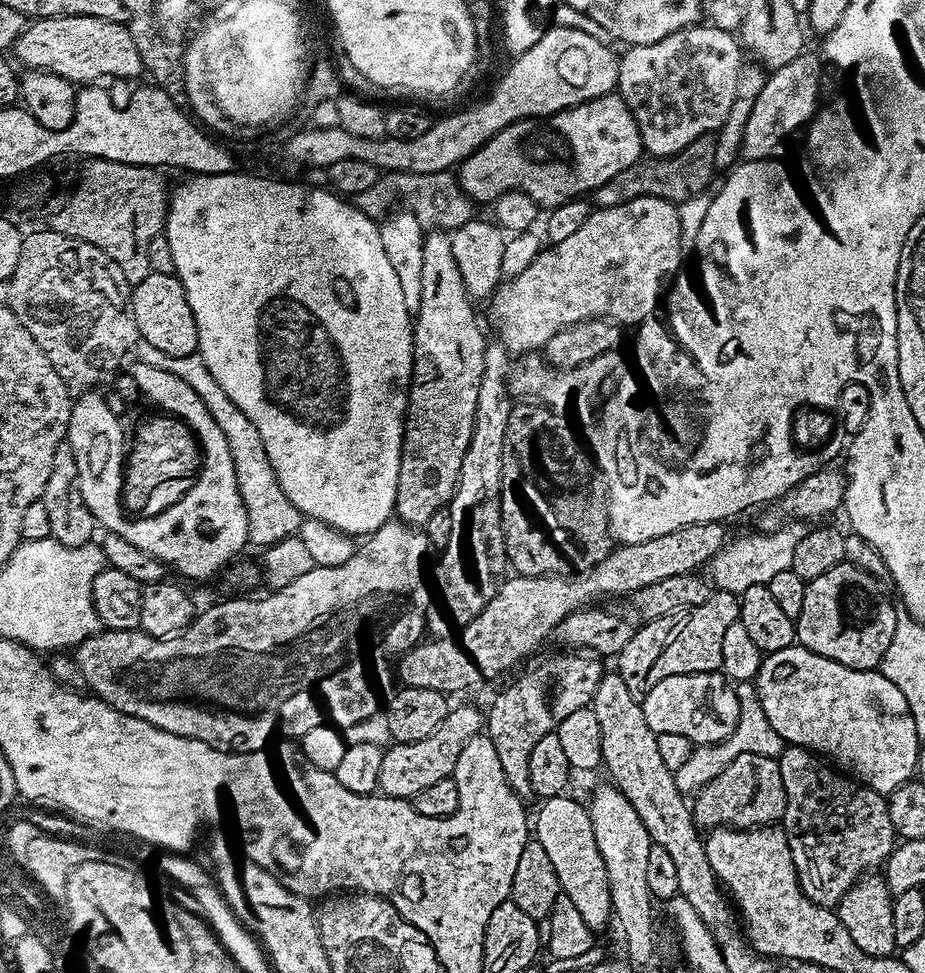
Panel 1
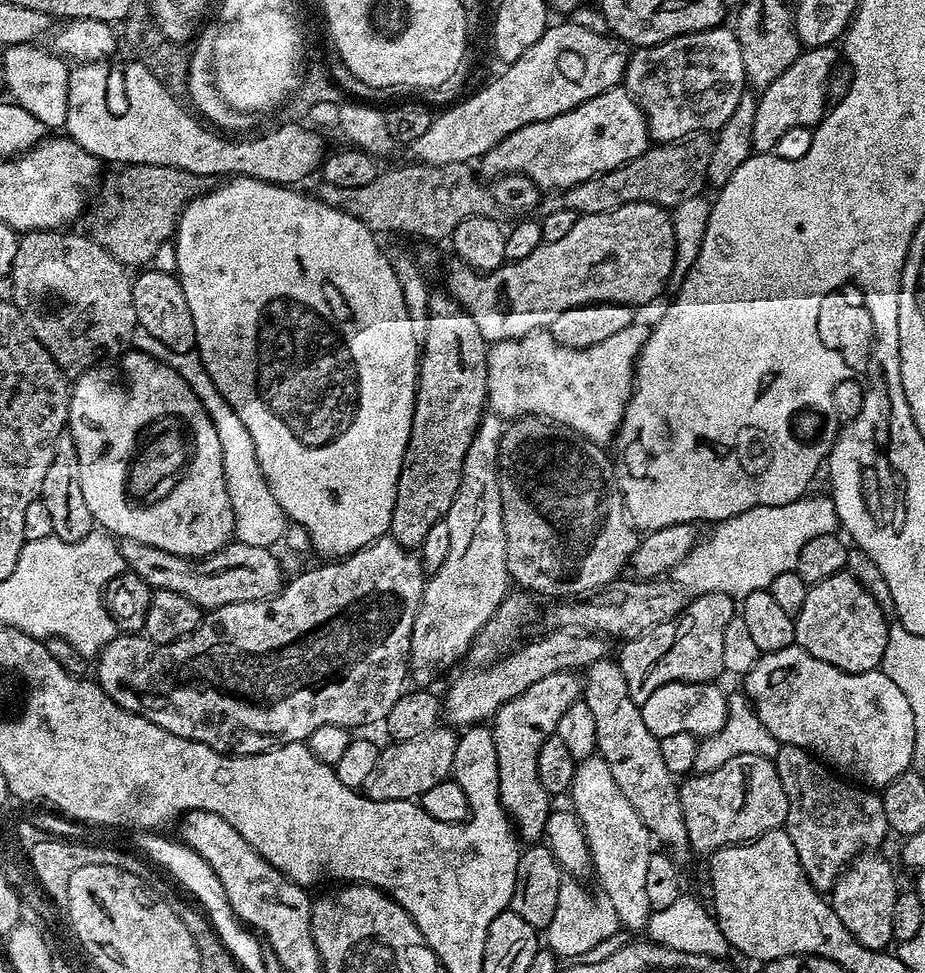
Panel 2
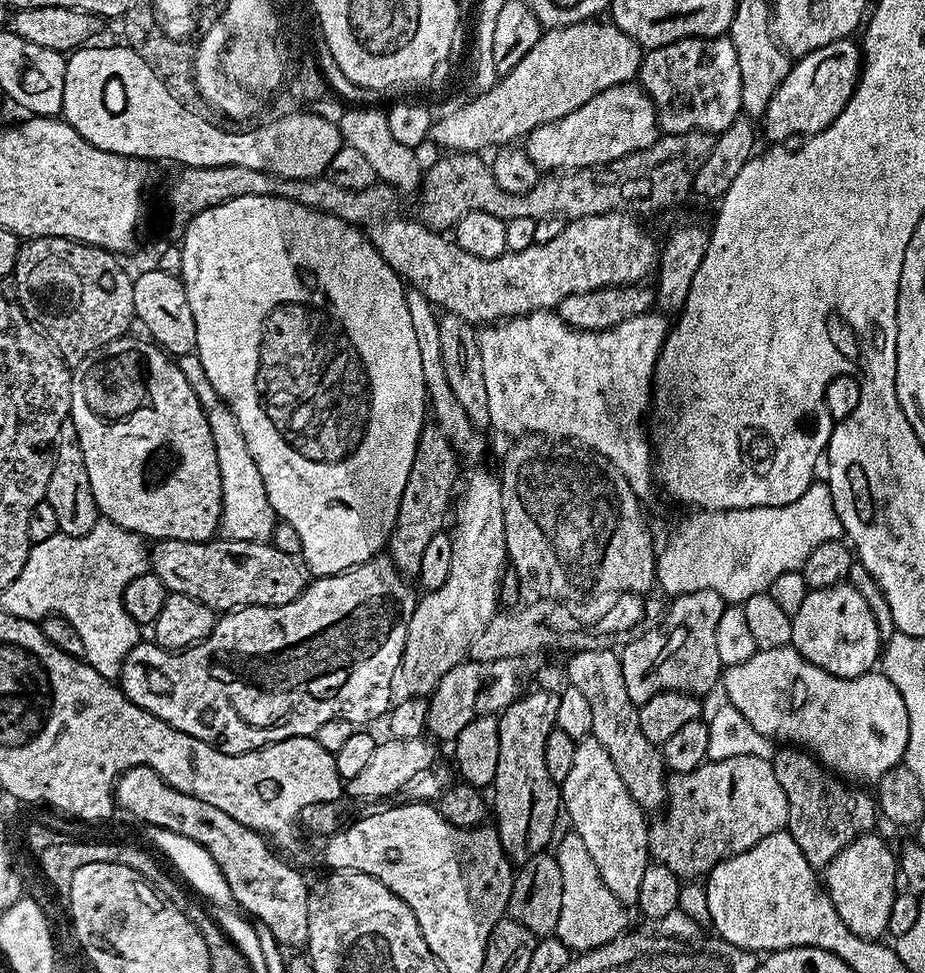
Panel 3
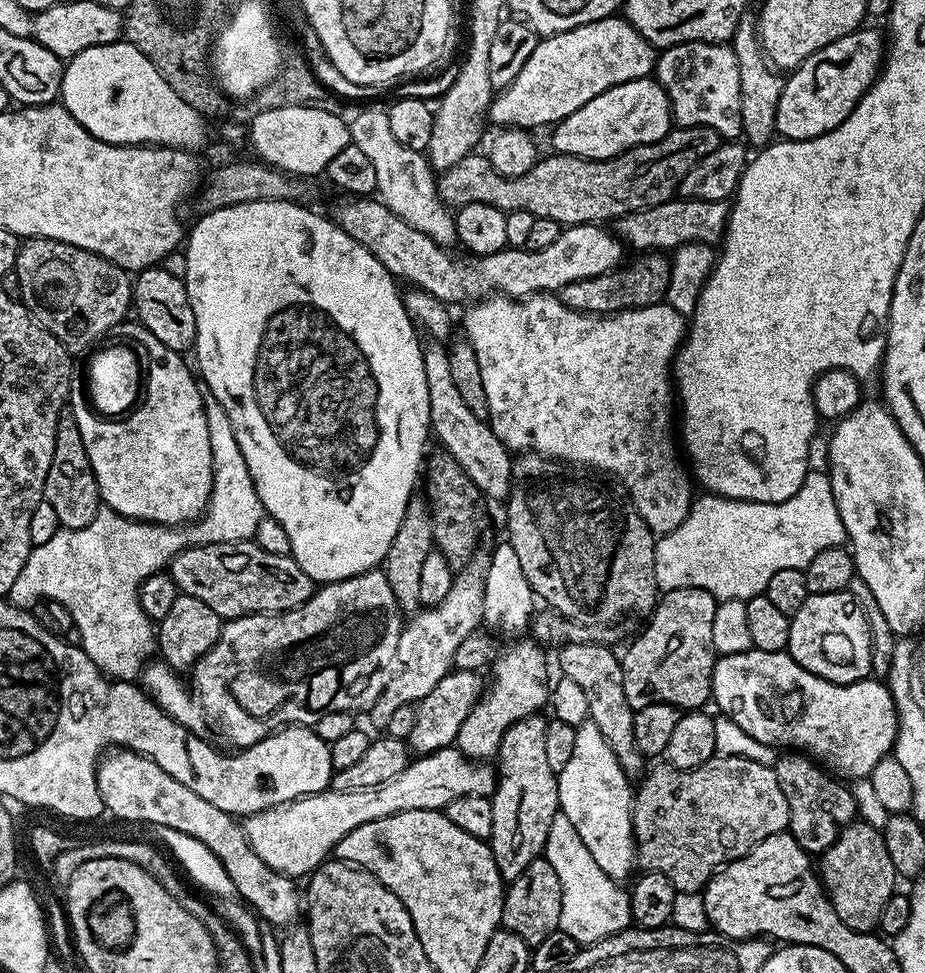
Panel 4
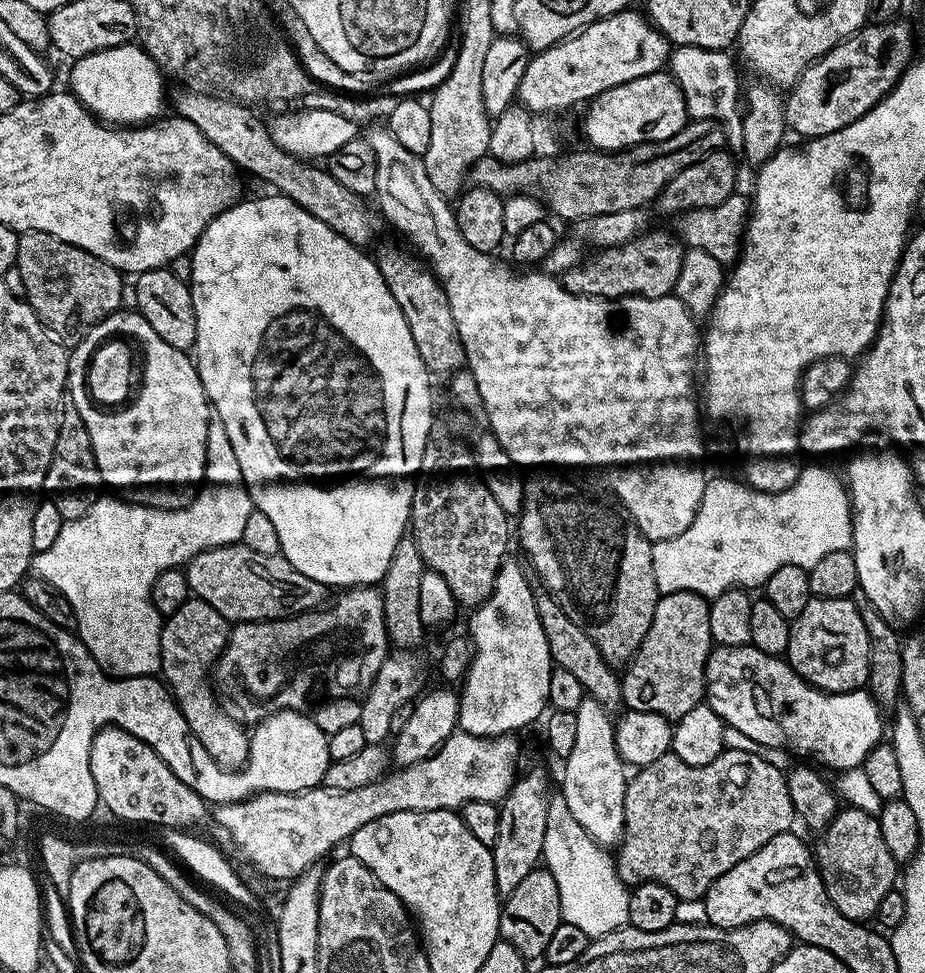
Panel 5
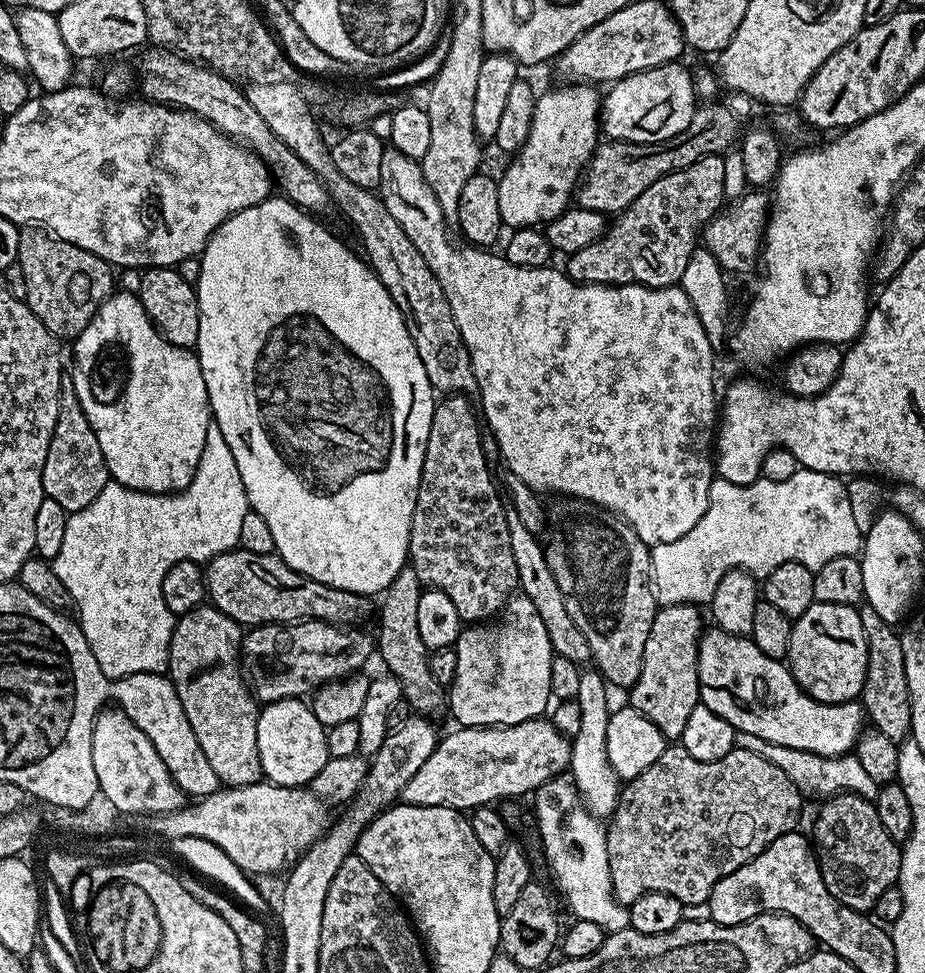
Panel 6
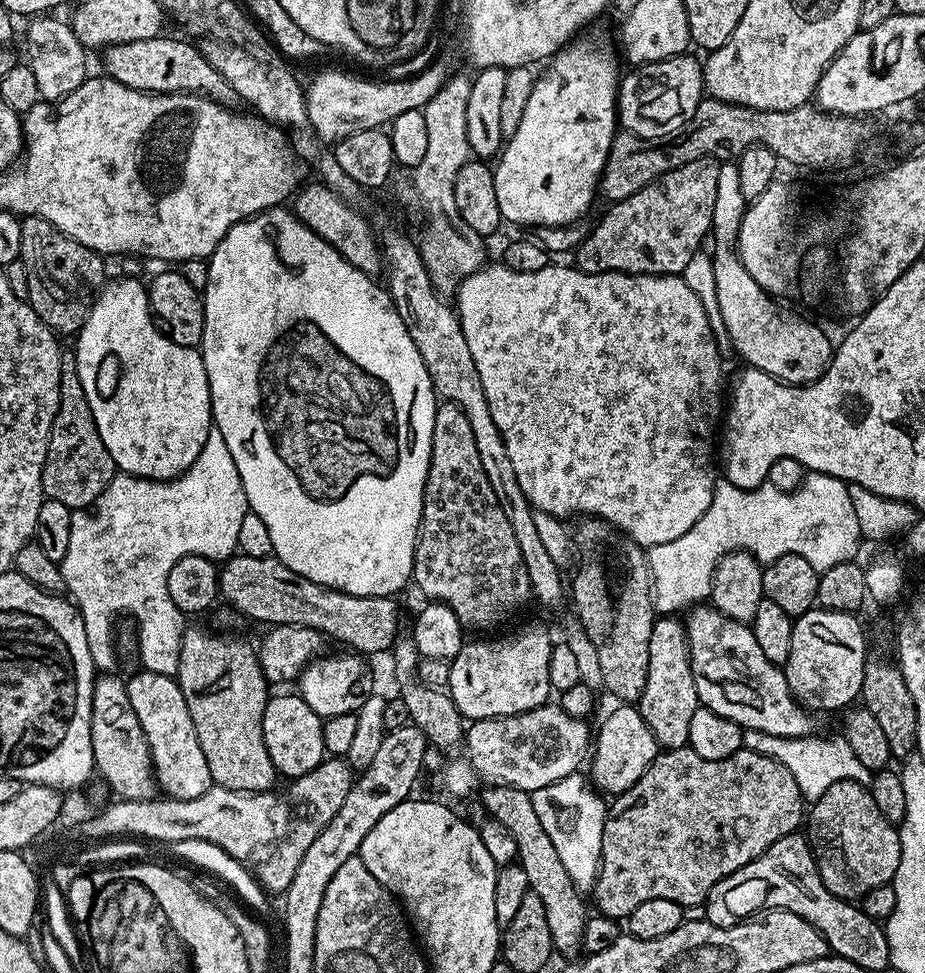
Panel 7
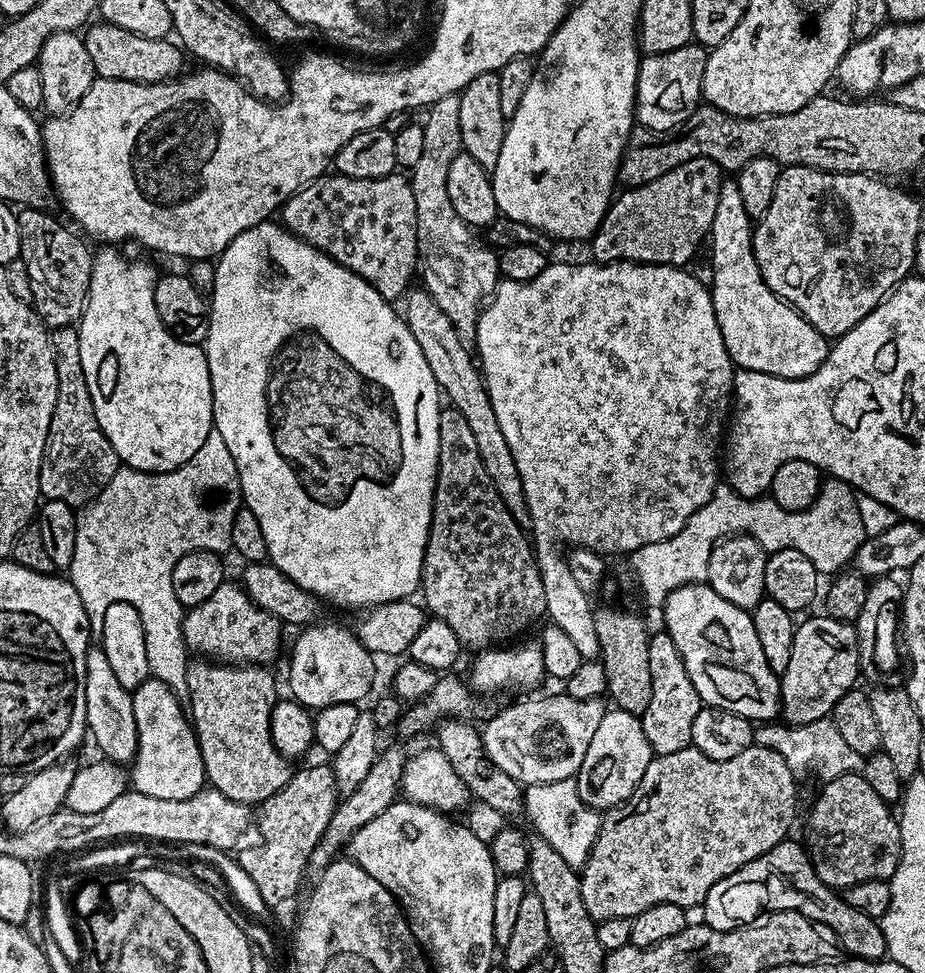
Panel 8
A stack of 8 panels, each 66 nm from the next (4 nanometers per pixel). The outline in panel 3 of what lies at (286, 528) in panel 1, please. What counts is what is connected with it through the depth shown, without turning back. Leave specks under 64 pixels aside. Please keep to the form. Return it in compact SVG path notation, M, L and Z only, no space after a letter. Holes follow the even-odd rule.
M182 356L179 357L178 363L182 374L186 374L186 382L190 382L198 402L207 411L210 430L214 434L214 450L218 450L218 470L222 478L219 531L229 540L267 541L273 535L278 517L270 506L270 498L266 494L262 476L258 474L258 466L254 458L250 458L250 450L246 450L246 438L242 438L242 430L238 430L238 422L232 411L225 406L218 390L210 386L210 378L206 378L206 370L202 370L199 356Z

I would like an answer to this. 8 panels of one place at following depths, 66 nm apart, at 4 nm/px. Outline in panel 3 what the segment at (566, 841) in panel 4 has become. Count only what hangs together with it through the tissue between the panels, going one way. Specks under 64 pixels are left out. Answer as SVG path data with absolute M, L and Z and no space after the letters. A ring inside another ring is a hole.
M568 830L558 844L559 840L554 855L562 870L562 914L554 935L573 953L589 952L591 948L600 948L615 940L627 929L624 928L628 924L628 916L624 913L627 911L625 905L610 894L610 886L602 882L598 866L594 866L590 850L586 850L586 842L582 842L574 830Z

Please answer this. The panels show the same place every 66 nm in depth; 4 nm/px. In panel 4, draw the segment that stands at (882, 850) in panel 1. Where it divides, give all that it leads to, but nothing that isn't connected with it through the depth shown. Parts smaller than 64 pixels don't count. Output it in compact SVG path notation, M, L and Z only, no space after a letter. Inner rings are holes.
M795 750L781 755L775 769L778 786L782 786L782 794L786 794L786 802L790 806L787 831L791 832L805 852L824 853L836 841L840 831L857 819L855 794L847 788L847 783L821 767L813 757Z

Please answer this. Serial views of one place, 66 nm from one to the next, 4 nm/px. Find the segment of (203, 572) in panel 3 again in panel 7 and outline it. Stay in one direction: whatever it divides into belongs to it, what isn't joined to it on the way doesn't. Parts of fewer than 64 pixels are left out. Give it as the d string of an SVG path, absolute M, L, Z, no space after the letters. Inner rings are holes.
M243 554L233 555L231 558L223 561L222 567L219 569L220 573L220 596L228 604L233 604L238 611L244 616L249 616L252 620L261 620L264 626L275 626L278 624L293 624L299 628L309 628L315 632L323 634L325 637L331 638L333 636L336 640L341 640L344 644L349 644L349 649L355 650L357 653L365 654L364 652L384 652L387 653L395 643L400 628L400 608L395 603L397 602L391 596L355 596L354 594L346 594L339 592L336 588L327 588L318 582L310 582L310 578L302 578L302 574L294 574L294 570L290 570L287 566L276 559L275 555L262 558L248 557Z

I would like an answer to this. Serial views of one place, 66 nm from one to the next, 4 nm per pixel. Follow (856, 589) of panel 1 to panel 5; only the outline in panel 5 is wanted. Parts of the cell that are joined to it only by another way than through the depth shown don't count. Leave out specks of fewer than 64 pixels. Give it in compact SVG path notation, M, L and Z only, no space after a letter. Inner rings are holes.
M822 598L812 599L798 614L798 618L791 621L790 642L786 659L806 683L812 684L821 692L855 692L863 689L868 682L868 635L866 626L862 622L862 614L858 614L855 599Z

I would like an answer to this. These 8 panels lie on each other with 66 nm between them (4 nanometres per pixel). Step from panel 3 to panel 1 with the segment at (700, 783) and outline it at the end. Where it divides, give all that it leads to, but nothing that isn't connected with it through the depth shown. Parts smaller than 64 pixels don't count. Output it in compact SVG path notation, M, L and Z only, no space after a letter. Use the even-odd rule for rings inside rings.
M740 754L710 782L701 786L691 801L692 819L697 828L762 828L783 821L786 810L786 786L782 786L779 759L762 754Z

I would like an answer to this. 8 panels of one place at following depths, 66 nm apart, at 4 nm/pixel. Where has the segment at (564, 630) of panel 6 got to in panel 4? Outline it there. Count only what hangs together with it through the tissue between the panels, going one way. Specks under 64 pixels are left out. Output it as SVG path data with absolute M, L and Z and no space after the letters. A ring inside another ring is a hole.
M576 640L568 644L560 652L560 672L570 677L586 694L584 705L588 708L587 719L594 722L610 748L618 758L618 762L629 774L643 773L646 768L646 757L636 745L636 712L626 702L626 686L624 685L624 665L621 657L616 656L604 644L591 644L588 640Z

